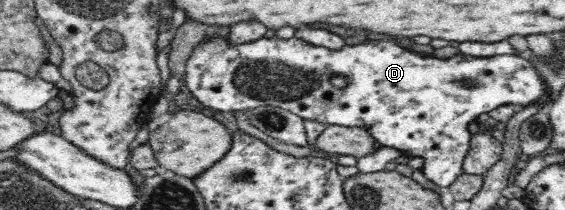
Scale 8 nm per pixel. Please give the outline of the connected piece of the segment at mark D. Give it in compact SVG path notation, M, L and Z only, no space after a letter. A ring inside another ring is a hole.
M216 39L206 45L198 45L192 51L186 67L185 83L191 95L209 109L235 112L274 105L295 113L303 120L314 119L327 126L365 127L382 146L397 149L405 155L422 157L422 173L438 187L448 187L464 173L462 164L471 138L466 128L468 123L481 113L488 113L504 104L519 107L528 105L545 92L534 65L519 55L474 57L459 53L451 59L442 60L408 52L390 41L372 41L353 46L346 44L340 51L330 51L324 47L306 45L298 39L260 39L239 45ZM334 75L346 76L350 84L343 90L332 88L328 79Z

